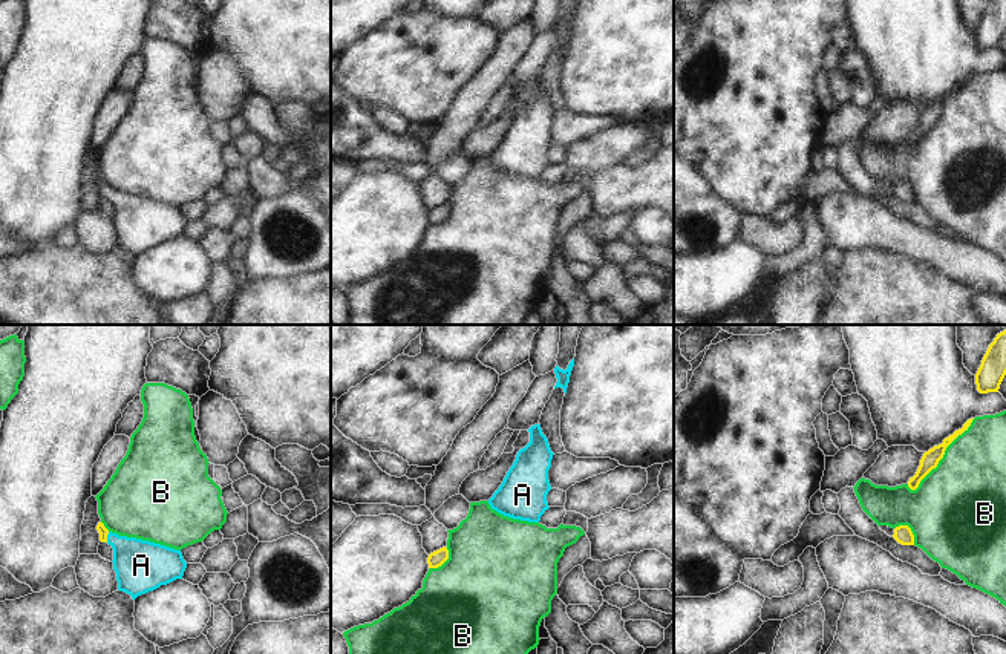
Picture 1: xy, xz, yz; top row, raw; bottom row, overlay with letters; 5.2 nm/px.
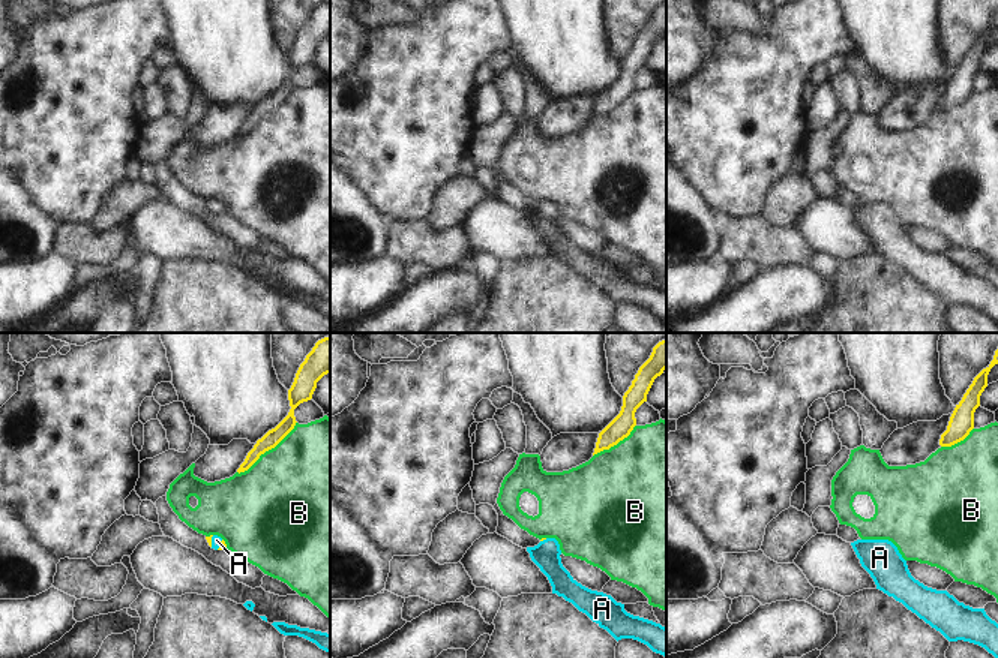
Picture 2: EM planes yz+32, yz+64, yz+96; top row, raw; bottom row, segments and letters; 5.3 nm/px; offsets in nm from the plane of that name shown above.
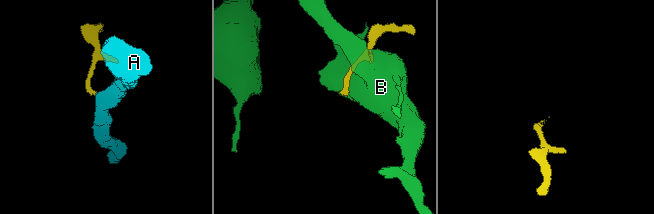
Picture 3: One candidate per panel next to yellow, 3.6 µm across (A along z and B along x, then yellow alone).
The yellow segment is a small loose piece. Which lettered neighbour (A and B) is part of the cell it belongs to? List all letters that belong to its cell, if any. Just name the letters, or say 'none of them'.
A

